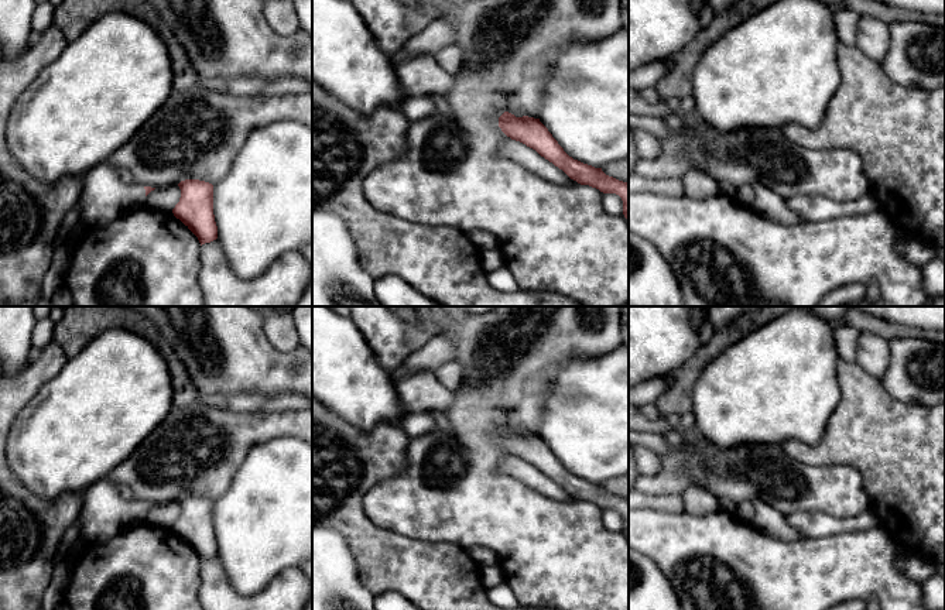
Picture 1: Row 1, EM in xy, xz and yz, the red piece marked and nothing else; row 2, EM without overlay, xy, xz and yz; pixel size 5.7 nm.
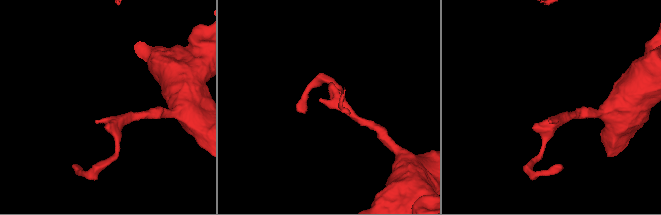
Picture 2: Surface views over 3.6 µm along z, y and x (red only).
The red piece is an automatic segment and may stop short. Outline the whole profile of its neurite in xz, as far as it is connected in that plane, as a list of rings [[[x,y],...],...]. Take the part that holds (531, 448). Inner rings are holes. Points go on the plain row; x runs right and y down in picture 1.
[[[504,428],[499,433],[499,443],[507,453],[535,466],[578,500],[589,501],[603,510],[619,511],[623,517],[623,531],[629,538],[629,498],[619,497],[606,491],[602,484],[595,484],[569,473],[540,435],[516,433]]]

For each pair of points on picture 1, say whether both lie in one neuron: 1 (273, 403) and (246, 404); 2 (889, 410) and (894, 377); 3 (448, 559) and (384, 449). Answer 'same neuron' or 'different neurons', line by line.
1: same neuron
2: different neurons
3: same neuron

